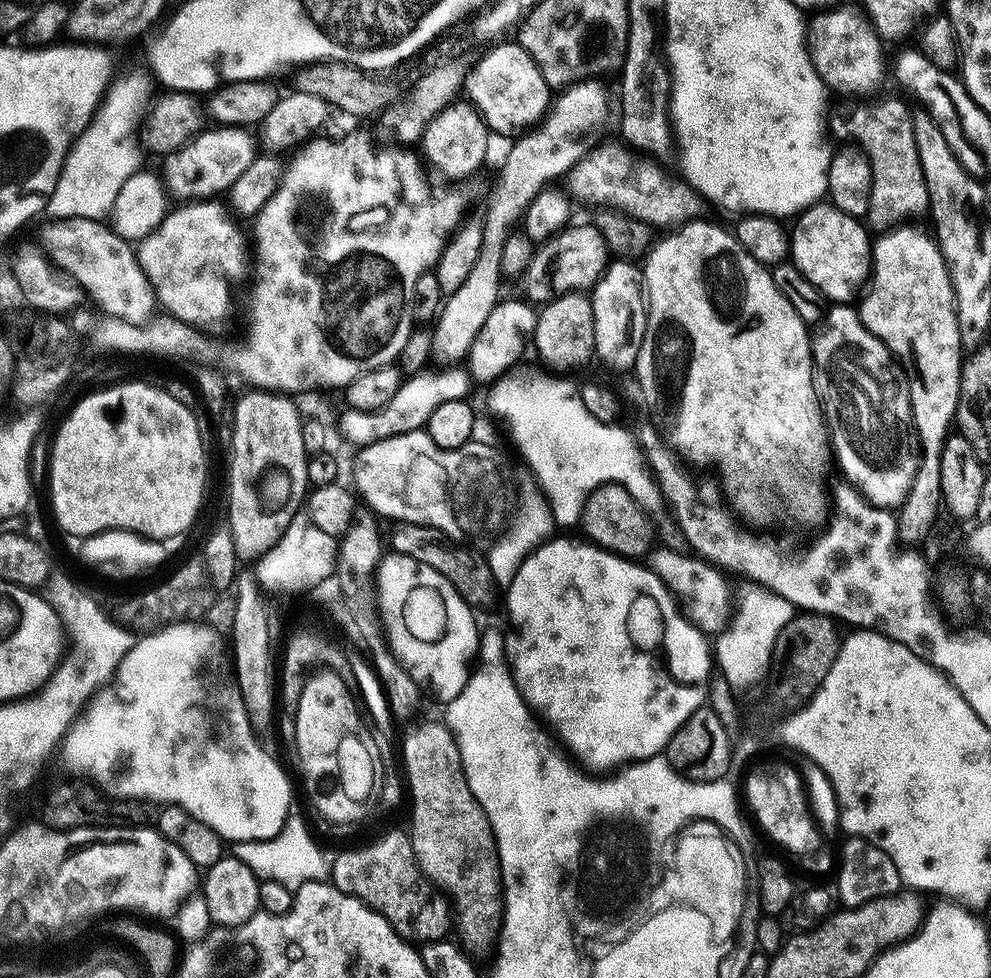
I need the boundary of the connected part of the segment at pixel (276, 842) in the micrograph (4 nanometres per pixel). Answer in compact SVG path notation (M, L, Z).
M290 814L286 818L286 822L282 826L282 830L278 830L278 834L274 834L274 838L269 840L238 840L231 845L231 855L237 856L242 862L246 862L246 866L250 866L250 870L254 870L254 874L259 876L261 880L273 880L274 882L282 882L282 886L290 889L301 888L306 882L314 882L315 880L327 881L330 876L330 860L322 849L316 845L316 840L312 837L312 832L308 829L308 824L302 817L297 814Z

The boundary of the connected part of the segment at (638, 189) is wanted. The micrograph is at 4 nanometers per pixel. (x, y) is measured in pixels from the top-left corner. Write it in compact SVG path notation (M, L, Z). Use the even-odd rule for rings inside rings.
M618 142L601 143L592 149L590 155L579 160L566 177L566 184L574 193L575 199L593 200L596 206L611 206L623 210L628 215L640 220L653 229L668 230L673 226L687 224L701 215L701 197L686 182L672 182L659 176L652 168L644 168L637 176L632 177L632 162L627 157L629 151Z

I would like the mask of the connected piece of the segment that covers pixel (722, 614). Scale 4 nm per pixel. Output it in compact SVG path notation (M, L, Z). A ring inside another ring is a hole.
M668 552L665 556L653 555L650 567L656 577L672 591L684 615L701 632L715 638L727 631L734 617L734 596L732 600L732 588L728 585L729 577L716 565L709 564L699 556L687 555L683 556L680 552Z

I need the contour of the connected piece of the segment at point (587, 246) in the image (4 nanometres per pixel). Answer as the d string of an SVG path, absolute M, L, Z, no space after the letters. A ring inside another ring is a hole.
M569 226L563 232L543 241L533 251L532 261L522 277L522 283L528 293L527 299L533 305L543 306L555 296L567 292L584 292L590 290L600 281L605 268L610 263L610 253L600 232L594 226L575 228Z

